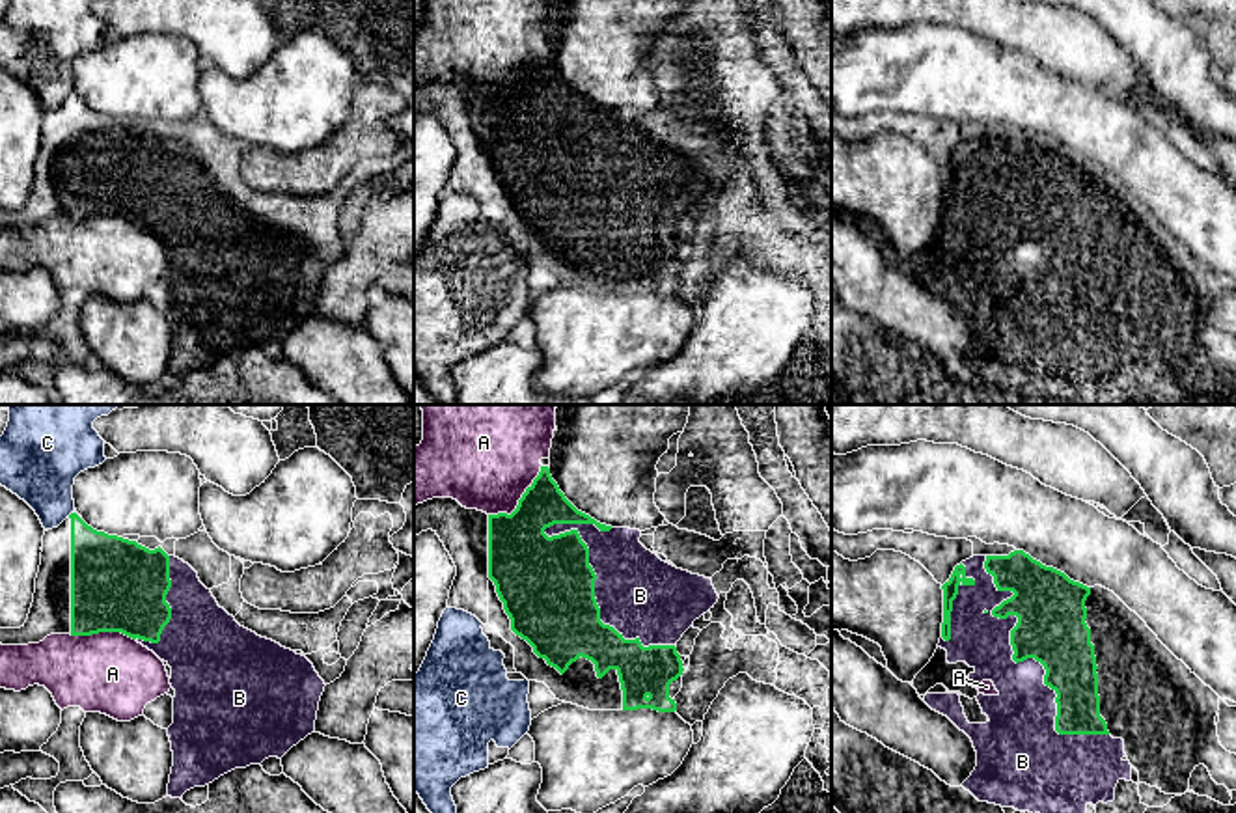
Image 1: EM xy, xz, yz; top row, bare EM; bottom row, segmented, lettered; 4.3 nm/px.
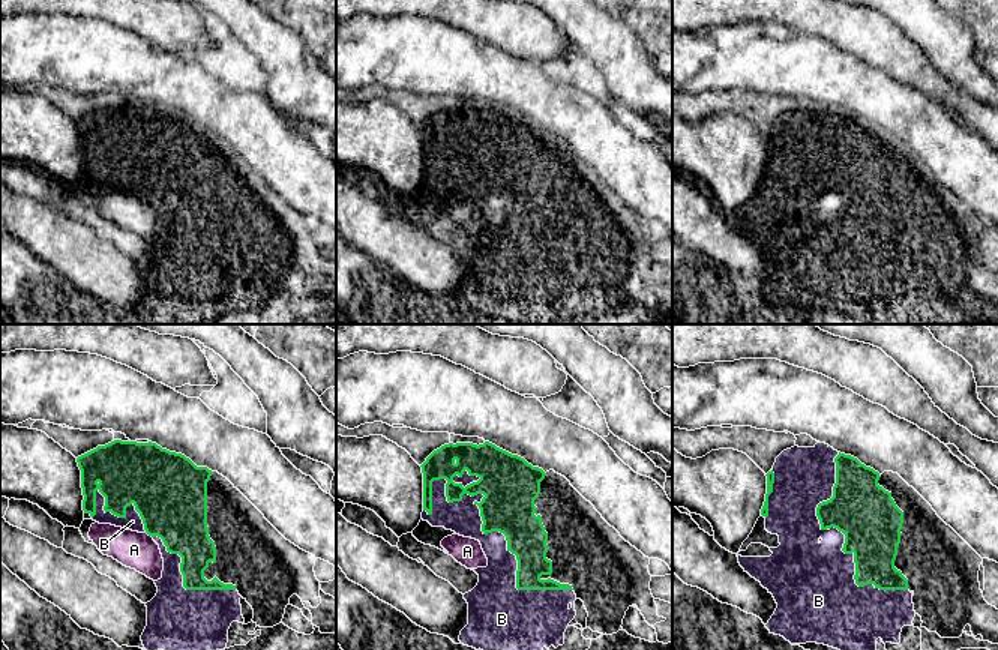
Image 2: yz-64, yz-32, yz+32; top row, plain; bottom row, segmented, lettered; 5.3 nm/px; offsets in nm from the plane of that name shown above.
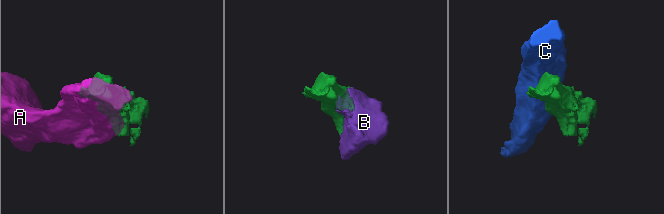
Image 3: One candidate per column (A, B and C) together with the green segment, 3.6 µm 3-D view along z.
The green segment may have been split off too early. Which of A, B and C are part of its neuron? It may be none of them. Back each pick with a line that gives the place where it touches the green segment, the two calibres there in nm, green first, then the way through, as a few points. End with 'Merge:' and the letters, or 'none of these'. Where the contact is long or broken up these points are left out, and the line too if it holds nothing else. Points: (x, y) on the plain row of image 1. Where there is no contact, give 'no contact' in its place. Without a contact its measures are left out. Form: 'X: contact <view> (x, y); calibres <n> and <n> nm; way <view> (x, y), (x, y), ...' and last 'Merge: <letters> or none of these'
B: contact yz (1018, 243); calibres 300 and 280 nm
Merge: B

